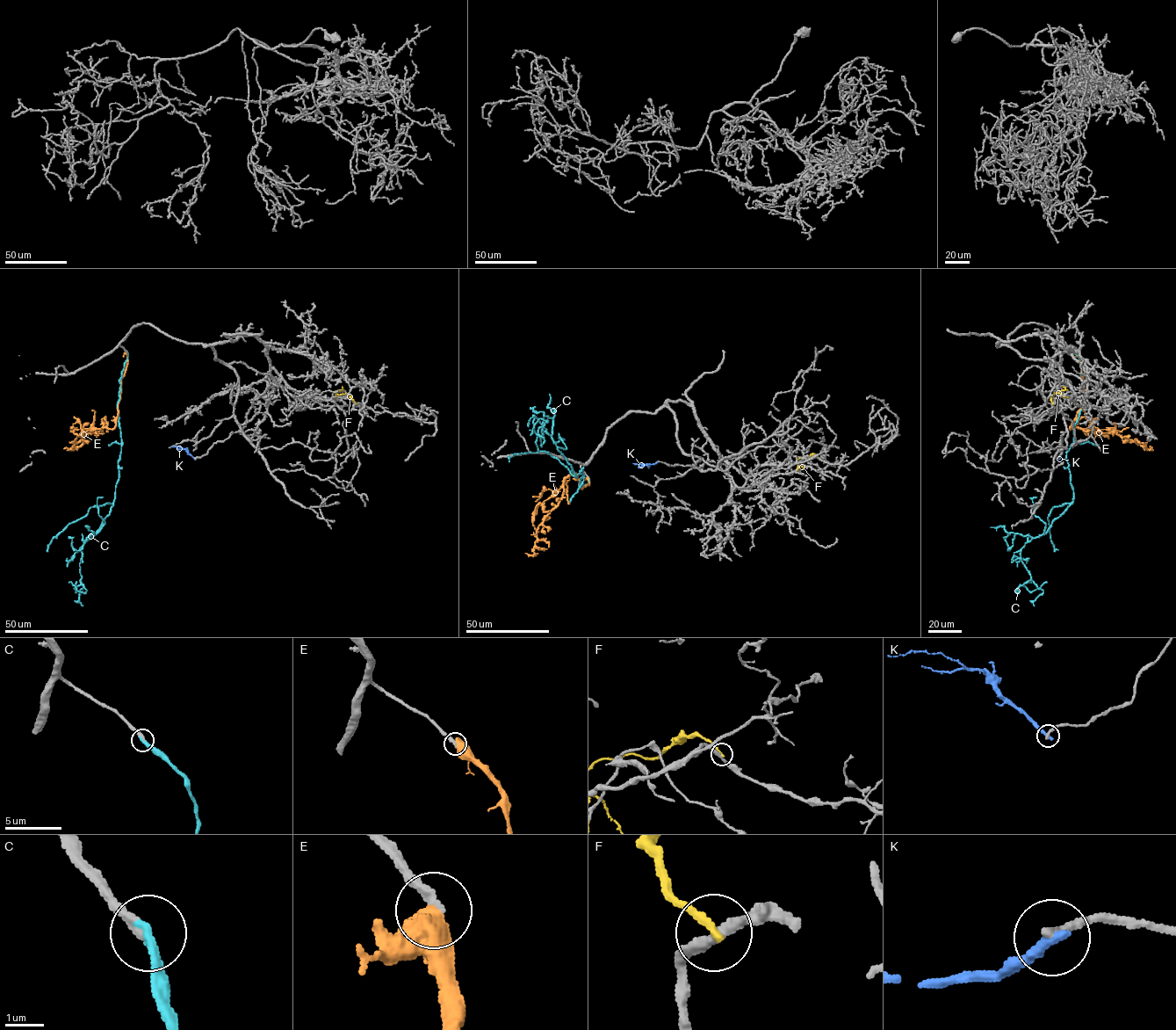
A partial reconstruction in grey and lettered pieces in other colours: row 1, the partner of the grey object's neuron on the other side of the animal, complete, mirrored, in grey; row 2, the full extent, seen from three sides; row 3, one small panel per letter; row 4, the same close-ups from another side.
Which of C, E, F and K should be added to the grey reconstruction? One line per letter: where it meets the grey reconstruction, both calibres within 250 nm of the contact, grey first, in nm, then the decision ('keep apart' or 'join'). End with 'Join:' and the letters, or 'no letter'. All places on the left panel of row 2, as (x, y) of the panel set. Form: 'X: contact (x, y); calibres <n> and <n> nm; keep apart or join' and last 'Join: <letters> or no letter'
C: contact (126, 351); calibres 260 and 280 nm; join
E: contact (126, 351); calibres 280 and 800 nm; keep apart
F: contact (357, 403); calibres 280 and 240 nm; keep apart
K: contact (195, 459); calibres 280 and 320 nm; keep apart
Join: C

